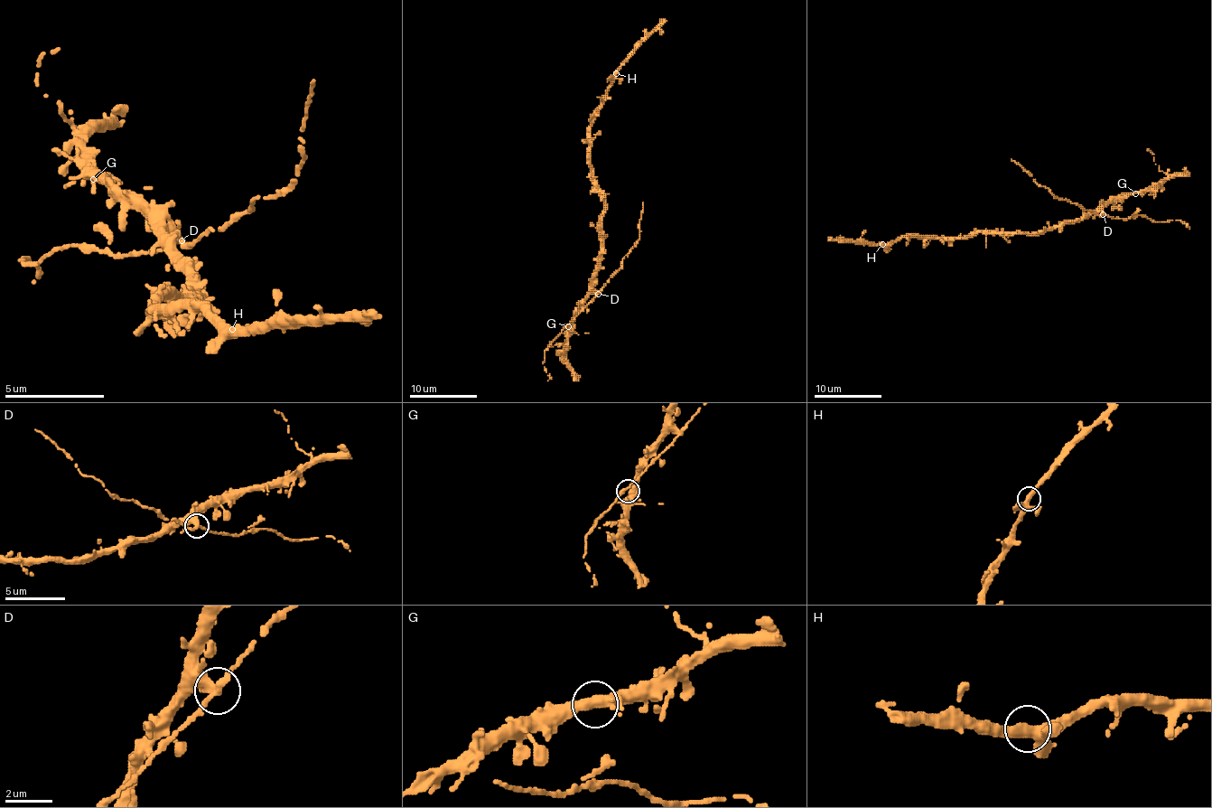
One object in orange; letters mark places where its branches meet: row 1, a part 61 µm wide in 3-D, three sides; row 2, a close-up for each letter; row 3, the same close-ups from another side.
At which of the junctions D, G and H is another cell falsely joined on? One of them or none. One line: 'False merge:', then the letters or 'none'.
False merge: D

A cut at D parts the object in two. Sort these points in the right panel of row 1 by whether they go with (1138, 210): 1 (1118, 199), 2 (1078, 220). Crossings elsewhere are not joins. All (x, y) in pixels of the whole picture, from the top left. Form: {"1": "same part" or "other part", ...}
{"1": "other part", "2": "other part"}

